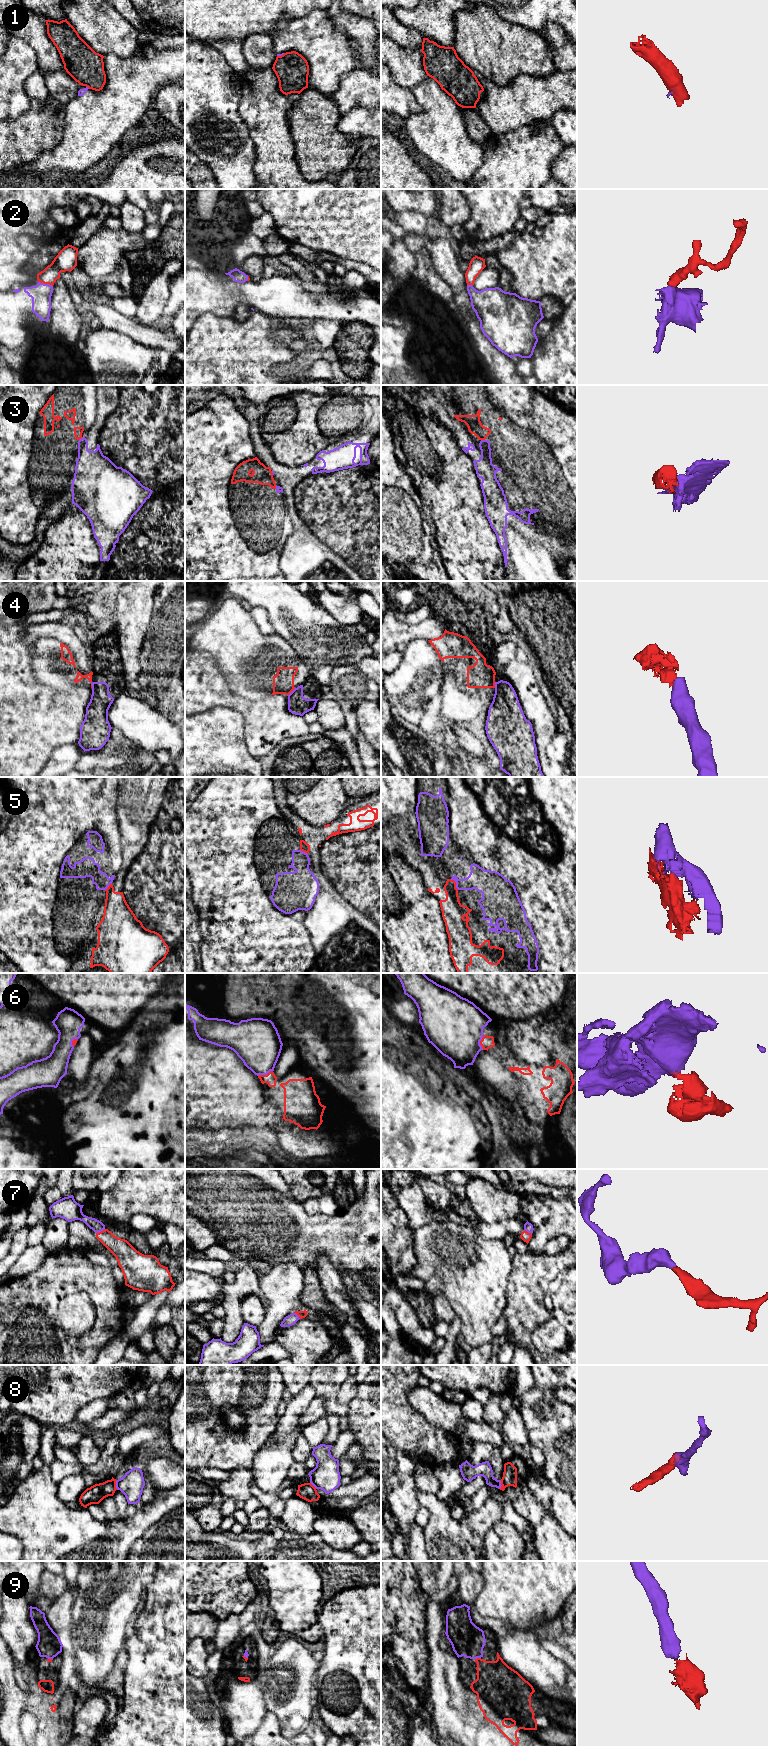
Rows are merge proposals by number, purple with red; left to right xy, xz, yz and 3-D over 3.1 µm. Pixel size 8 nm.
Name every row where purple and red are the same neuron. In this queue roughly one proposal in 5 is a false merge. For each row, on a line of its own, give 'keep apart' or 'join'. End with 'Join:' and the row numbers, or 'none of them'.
1: keep apart
2: join
3: keep apart
4: keep apart
5: keep apart
6: join
7: join
8: keep apart
9: join
Join: 2, 6, 7, 9

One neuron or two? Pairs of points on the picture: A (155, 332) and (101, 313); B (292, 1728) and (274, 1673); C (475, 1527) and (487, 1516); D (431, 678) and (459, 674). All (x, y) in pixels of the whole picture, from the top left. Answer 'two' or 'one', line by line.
A: one
B: one
C: one
D: two

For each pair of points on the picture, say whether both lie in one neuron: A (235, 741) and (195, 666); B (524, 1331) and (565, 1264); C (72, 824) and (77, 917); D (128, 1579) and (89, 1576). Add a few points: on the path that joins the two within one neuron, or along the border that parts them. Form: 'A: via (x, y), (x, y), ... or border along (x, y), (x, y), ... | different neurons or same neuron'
A: border along (240, 712), (226, 707), (212, 707), (195, 715) | different neurons
B: via (541, 1309), (528, 1278), (543, 1263) | same neuron
C: via (72, 847), (72, 894) | same neuron
D: via (118, 1579), (110, 1576), (99, 1576) | same neuron

